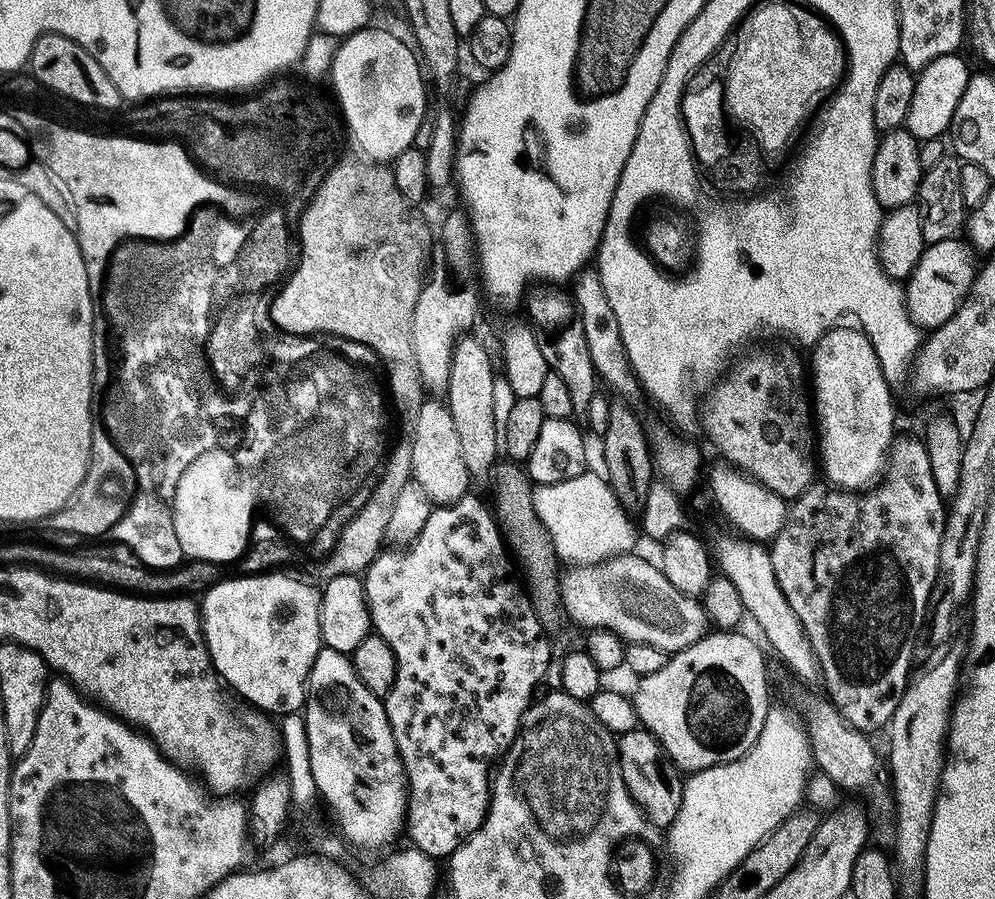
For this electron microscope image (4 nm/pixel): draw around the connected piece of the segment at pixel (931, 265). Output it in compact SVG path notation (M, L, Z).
M960 238L934 242L925 247L922 258L918 258L914 270L903 285L904 304L908 307L910 318L922 330L935 330L956 313L978 271L977 265L972 265L972 256L973 249Z

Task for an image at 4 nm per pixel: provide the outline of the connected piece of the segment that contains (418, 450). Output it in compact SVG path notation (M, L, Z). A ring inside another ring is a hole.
M432 398L425 399L422 414L418 414L418 426L414 426L414 462L412 463L412 480L422 486L431 503L436 506L452 504L455 500L469 495L470 477L466 462L462 462L462 445L458 443L458 429L454 426L454 418L450 414L447 403L440 404Z

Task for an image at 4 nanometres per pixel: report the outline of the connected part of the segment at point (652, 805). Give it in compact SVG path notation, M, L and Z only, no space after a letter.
M642 726L620 734L616 741L616 749L626 790L630 790L634 802L654 827L667 830L682 806L685 777L680 769L668 759L664 747L657 742L654 734L650 734Z

